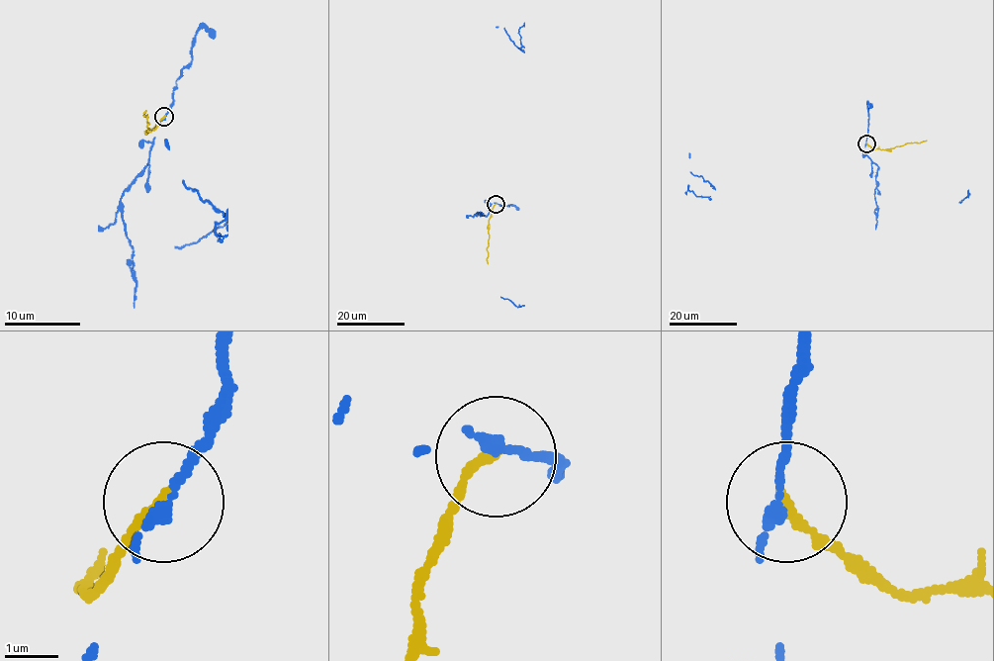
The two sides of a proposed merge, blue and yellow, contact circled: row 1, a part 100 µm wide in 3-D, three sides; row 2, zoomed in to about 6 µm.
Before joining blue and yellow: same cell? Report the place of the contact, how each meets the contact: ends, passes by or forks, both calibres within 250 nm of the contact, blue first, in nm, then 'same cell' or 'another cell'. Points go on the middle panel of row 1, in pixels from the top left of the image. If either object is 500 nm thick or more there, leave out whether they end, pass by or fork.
at (496, 204); blue ends there; yellow ends there; 280 nm thick on the blue side, 190 nm on the other; another cell

